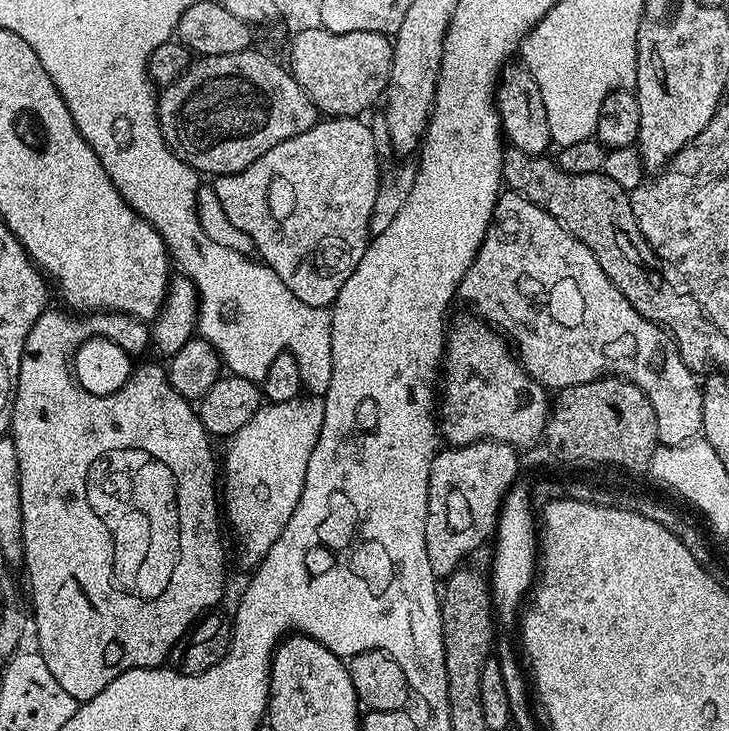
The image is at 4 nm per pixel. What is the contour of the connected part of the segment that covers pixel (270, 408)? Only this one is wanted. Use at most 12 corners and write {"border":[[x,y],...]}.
{"border":[[324,402],[261,403],[227,441],[222,512],[255,569],[286,530]]}

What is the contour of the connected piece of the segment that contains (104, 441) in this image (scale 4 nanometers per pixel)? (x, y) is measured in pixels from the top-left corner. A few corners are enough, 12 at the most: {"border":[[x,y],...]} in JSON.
{"border":[[121,312],[22,350],[23,571],[78,702],[224,596],[218,460]]}

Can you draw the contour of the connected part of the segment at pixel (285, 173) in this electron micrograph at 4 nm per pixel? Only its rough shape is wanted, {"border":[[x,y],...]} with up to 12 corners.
{"border":[[317,119],[214,180],[306,306],[368,249],[382,183],[363,119]]}

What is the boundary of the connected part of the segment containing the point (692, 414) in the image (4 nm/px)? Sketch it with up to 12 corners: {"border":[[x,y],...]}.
{"border":[[504,190],[460,283],[545,390],[618,376],[701,435],[672,336]]}

